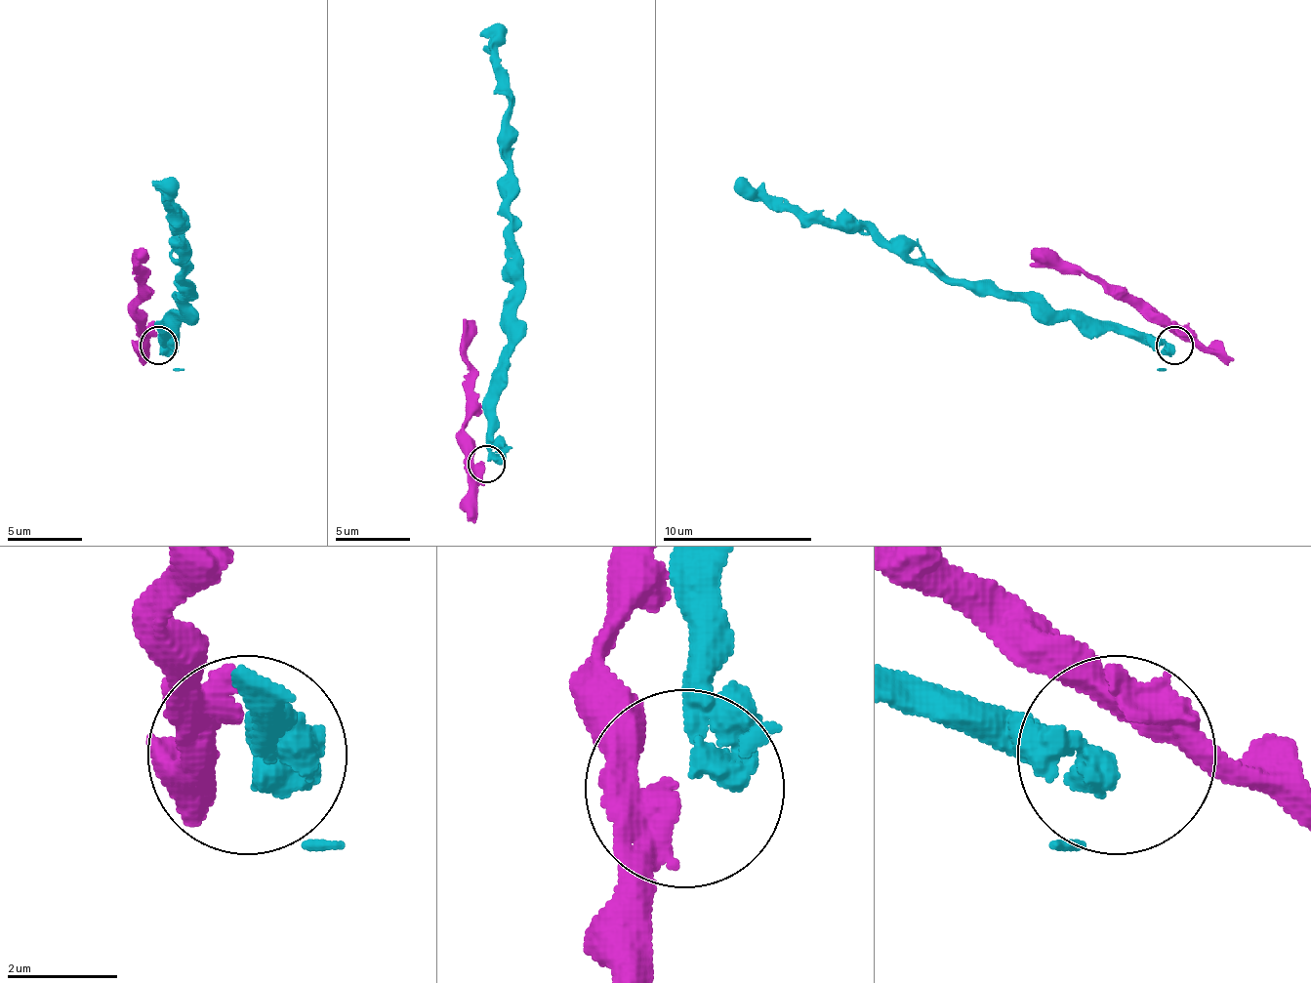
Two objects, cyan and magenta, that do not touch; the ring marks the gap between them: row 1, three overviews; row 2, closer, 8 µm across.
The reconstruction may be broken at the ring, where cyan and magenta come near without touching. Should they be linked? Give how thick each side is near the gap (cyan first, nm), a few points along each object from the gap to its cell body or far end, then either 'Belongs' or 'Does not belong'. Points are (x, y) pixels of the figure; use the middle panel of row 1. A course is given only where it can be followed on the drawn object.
Thickness 500 nm (cyan) against 600 nm. Course of cyan: (487, 458), (498, 398), (498, 372), (510, 357), (513, 237), (506, 155), (510, 88), (498, 58), (494, 23). Course of magenta: (483, 466), (471, 458), (471, 439), (465, 431), (469, 372), (465, 339), (475, 319). Does not belong

